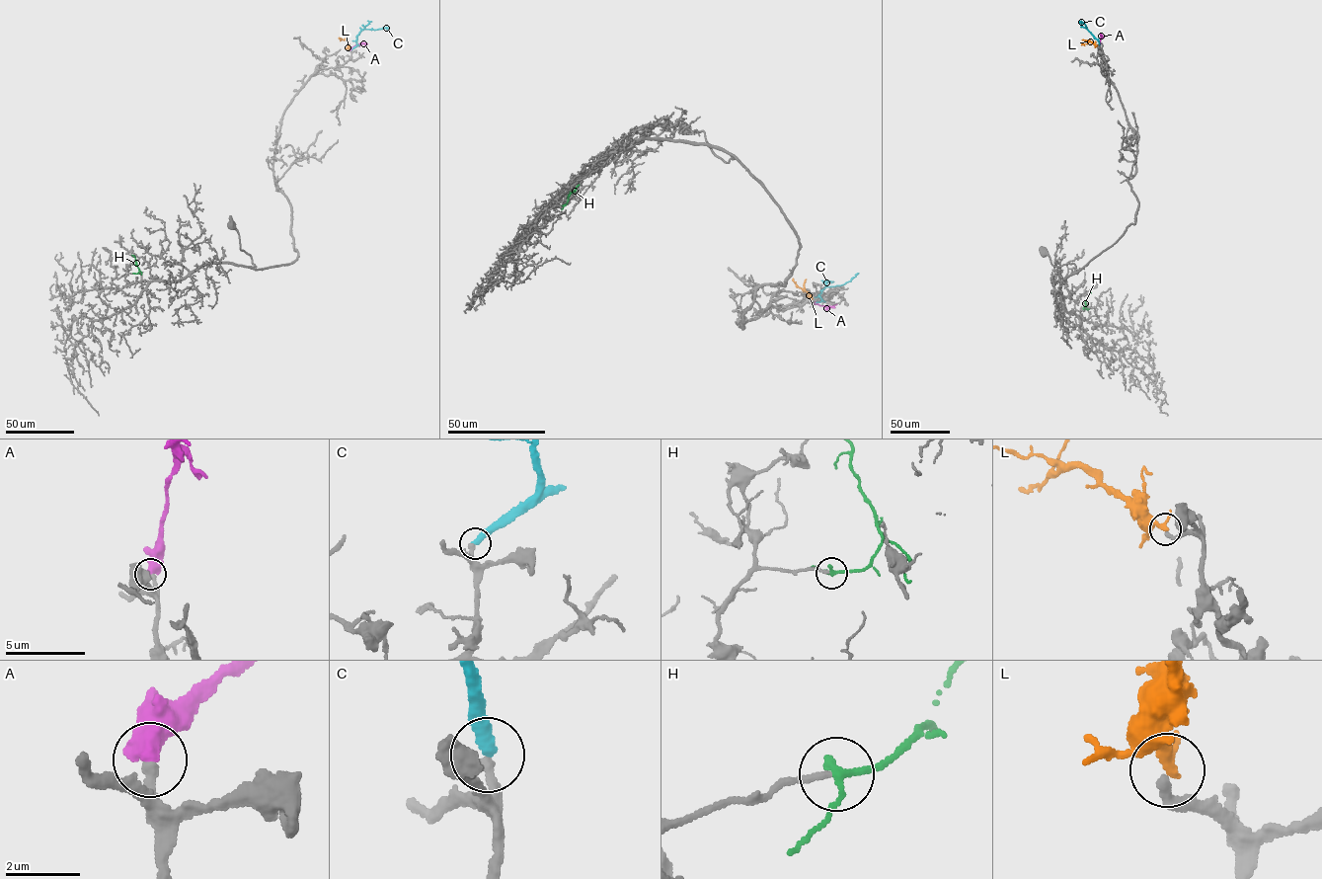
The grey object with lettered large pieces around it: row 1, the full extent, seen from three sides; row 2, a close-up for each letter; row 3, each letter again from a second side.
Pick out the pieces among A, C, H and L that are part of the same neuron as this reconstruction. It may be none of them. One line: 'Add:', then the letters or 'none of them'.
Add: A, H

